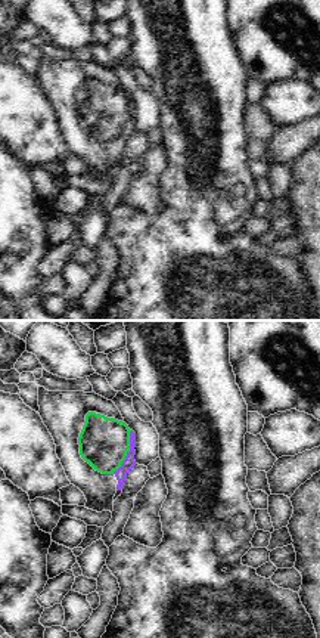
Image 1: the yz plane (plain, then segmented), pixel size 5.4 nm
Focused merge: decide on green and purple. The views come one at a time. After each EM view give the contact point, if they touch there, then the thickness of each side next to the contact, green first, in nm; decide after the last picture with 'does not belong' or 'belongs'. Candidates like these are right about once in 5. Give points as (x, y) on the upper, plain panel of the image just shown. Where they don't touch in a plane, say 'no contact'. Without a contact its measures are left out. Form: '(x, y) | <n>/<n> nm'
(127, 120) | 280/70 nm

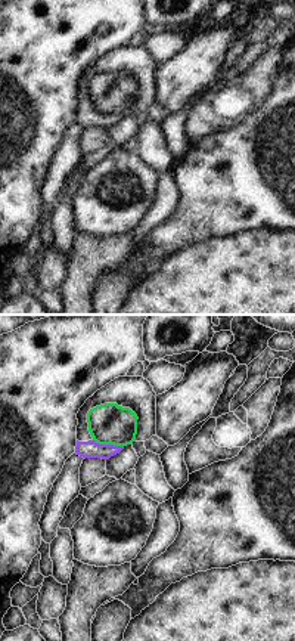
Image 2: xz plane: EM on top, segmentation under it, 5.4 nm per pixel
(108, 112) | 220/100 nm

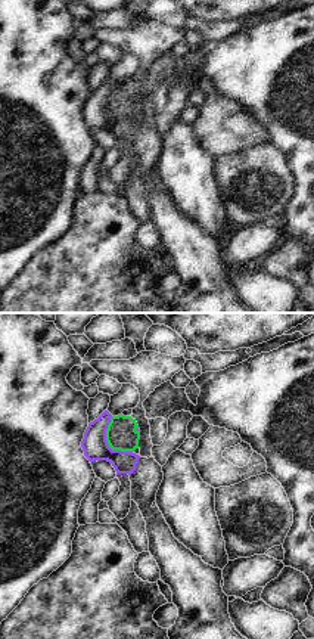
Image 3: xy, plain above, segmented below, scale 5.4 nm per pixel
(108, 112) | 170/140 nm

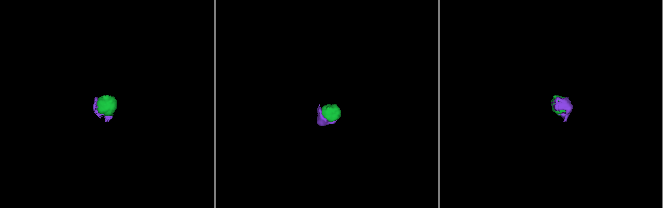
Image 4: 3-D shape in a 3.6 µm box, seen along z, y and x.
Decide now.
does not belong

